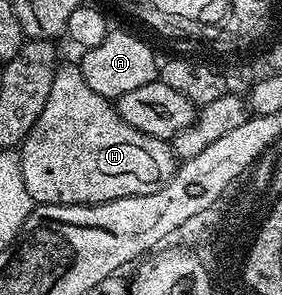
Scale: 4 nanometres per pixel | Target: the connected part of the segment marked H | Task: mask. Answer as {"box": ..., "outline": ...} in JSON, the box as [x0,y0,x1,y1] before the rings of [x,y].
{"box":[19,63,179,204],"outline":[[[62,63],[58,67],[55,80],[51,82],[51,94],[47,94],[47,102],[43,106],[35,126],[29,131],[29,135],[25,137],[20,145],[19,151],[21,153],[23,182],[27,186],[27,194],[31,194],[31,198],[37,204],[106,204],[112,200],[127,198],[128,196],[146,196],[162,188],[176,172],[179,163],[177,157],[173,154],[172,147],[166,141],[159,138],[151,138],[147,134],[135,130],[135,126],[127,126],[127,122],[123,122],[123,118],[119,118],[116,107],[106,100],[104,96],[95,94],[95,90],[91,90],[91,86],[87,86],[81,69],[76,63]]]}

